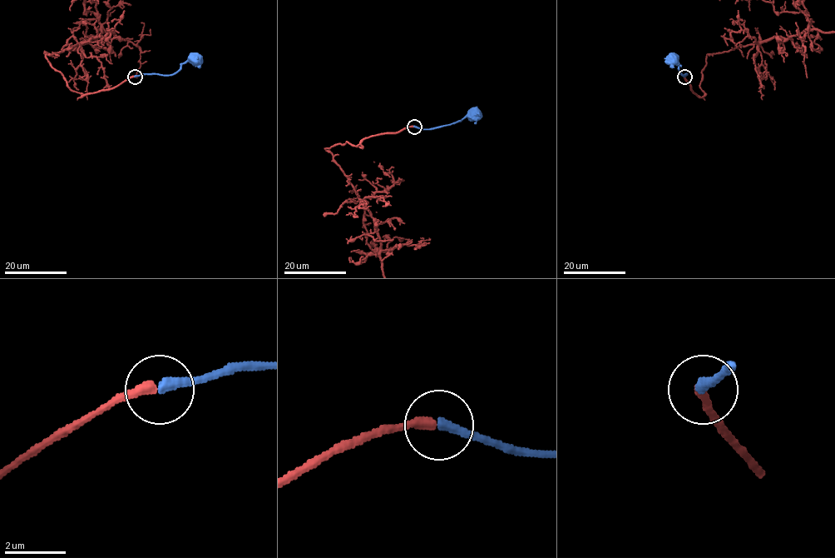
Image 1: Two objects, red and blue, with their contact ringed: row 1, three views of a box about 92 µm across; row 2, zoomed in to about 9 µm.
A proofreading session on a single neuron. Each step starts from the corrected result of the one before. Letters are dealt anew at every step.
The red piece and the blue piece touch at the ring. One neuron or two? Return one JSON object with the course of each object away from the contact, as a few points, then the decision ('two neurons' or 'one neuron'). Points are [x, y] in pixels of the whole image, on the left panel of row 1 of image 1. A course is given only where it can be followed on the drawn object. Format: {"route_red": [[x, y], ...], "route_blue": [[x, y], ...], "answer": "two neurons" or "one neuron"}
{"route_blue": [[135, 76], [171, 74], [183, 63], [195, 61]], "answer": "one neuron"}

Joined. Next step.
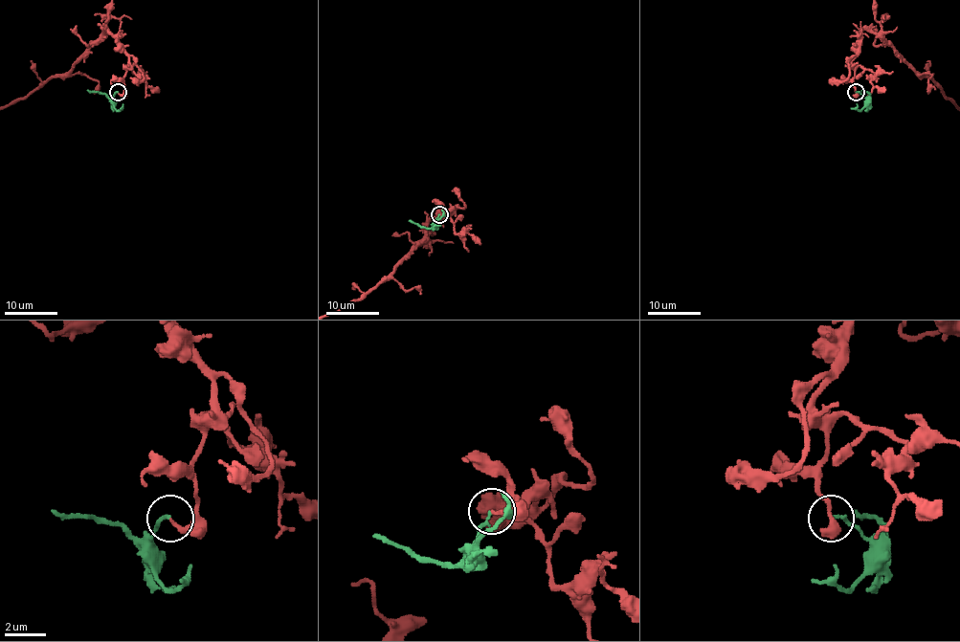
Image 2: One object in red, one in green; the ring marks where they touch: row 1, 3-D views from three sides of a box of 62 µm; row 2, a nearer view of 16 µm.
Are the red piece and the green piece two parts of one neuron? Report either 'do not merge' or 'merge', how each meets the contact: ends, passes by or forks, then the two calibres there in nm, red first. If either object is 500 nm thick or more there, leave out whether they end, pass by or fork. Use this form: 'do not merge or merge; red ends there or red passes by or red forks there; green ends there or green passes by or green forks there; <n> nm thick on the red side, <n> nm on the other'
do not merge; red ends there; green ends there; 200 nm thick on the red side, 150 nm on the other

